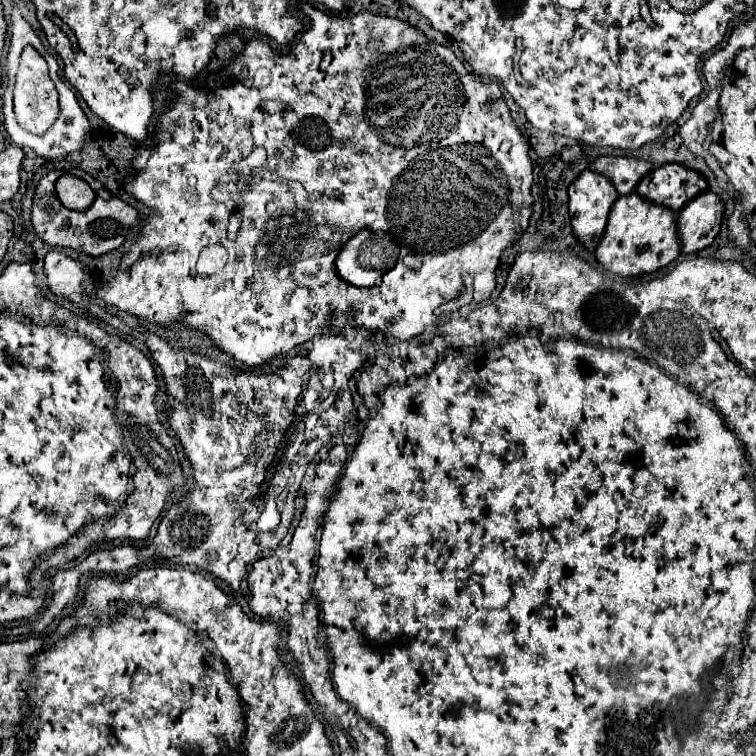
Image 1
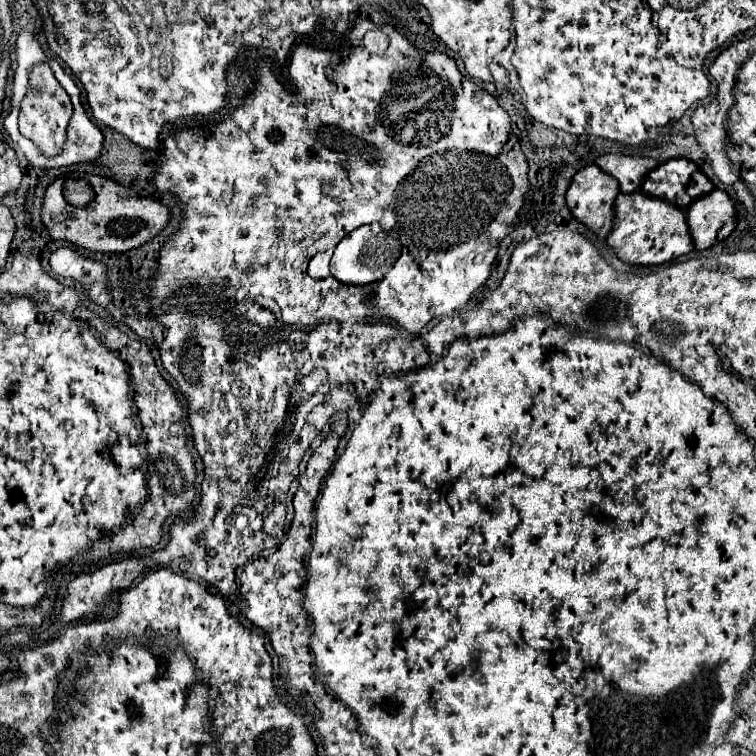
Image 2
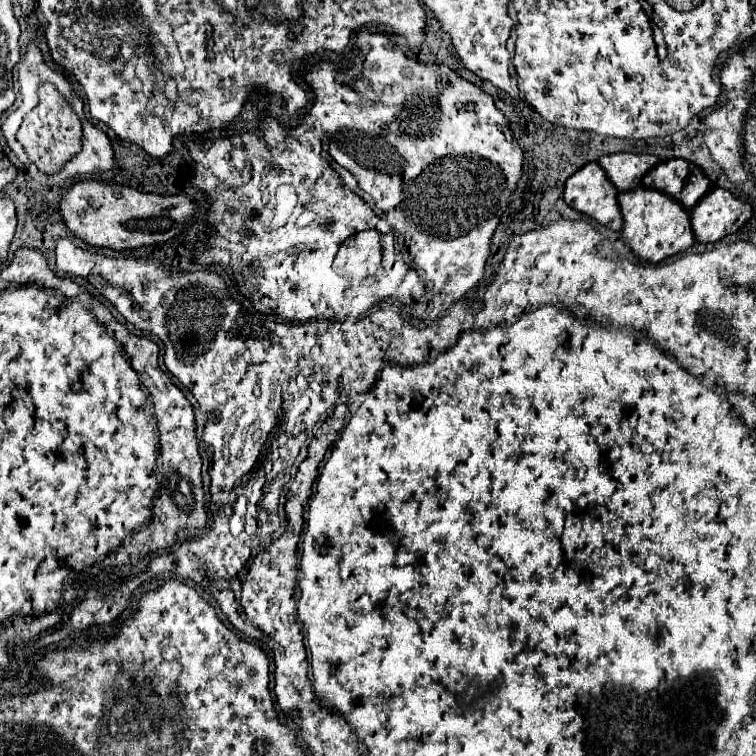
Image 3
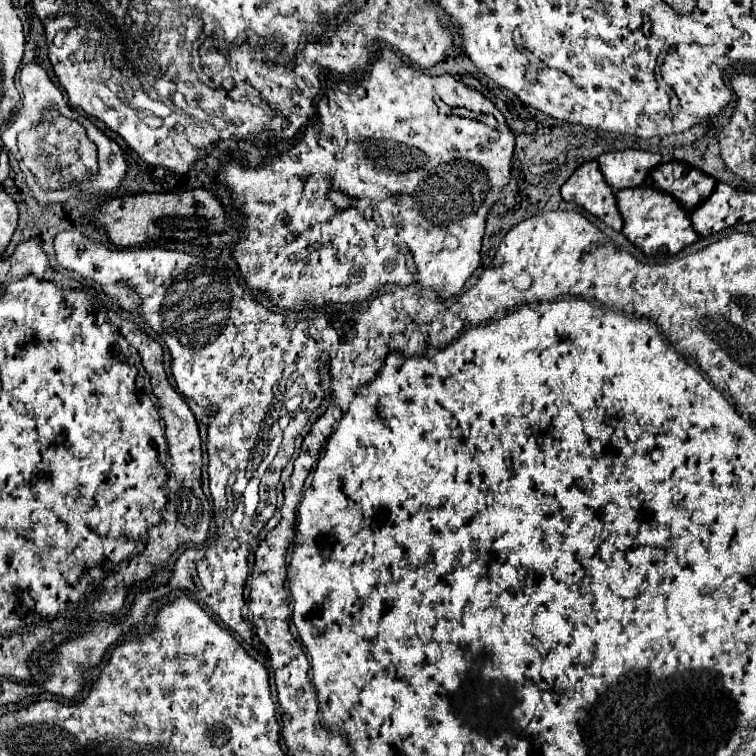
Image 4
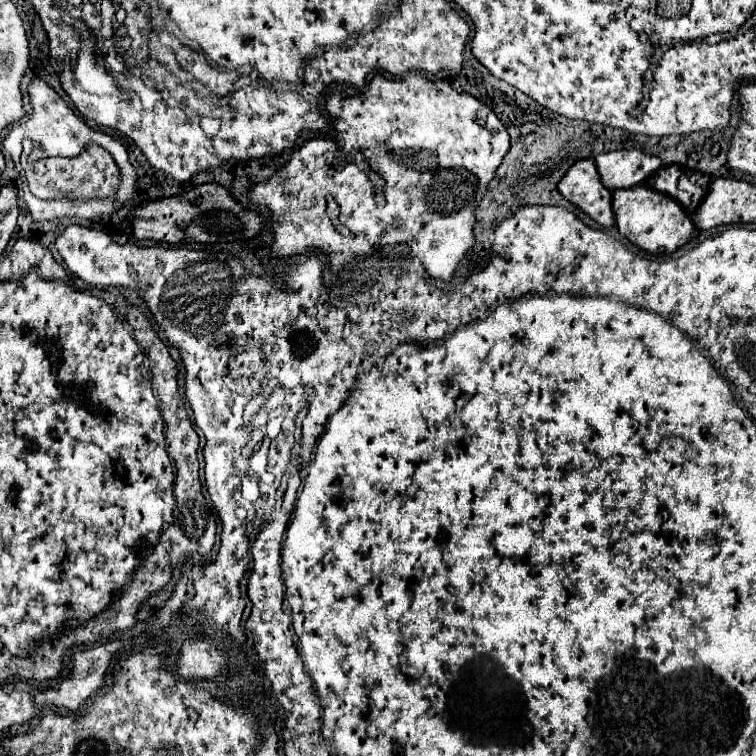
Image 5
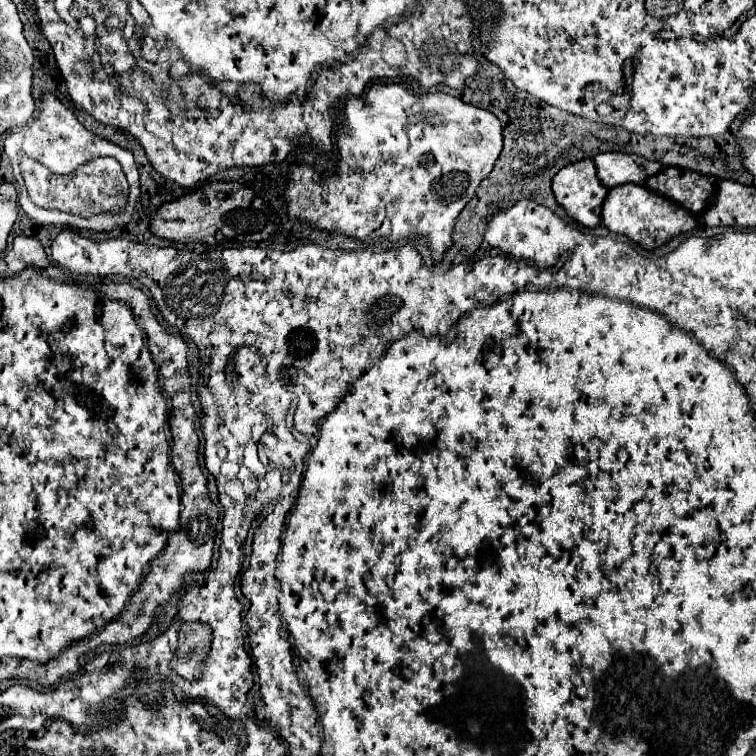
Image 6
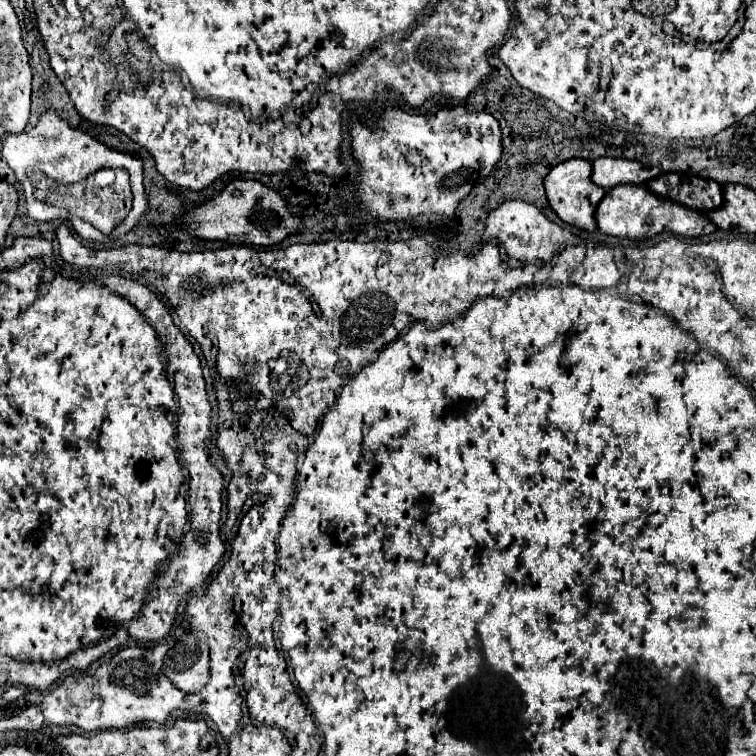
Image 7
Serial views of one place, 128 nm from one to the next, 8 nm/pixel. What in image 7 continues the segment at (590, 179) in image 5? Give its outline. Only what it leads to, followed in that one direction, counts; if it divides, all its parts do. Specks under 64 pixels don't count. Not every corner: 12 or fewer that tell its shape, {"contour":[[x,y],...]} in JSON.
{"contour":[[570,158],[544,178],[558,218],[594,232],[606,190],[592,184],[592,164]]}

